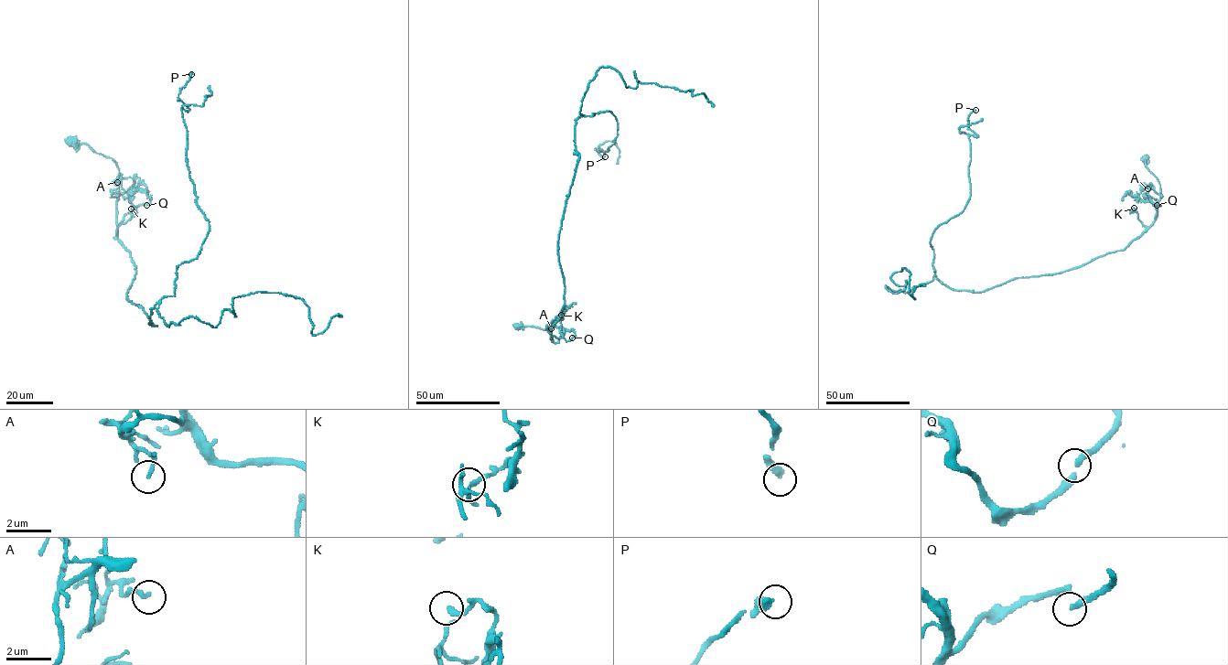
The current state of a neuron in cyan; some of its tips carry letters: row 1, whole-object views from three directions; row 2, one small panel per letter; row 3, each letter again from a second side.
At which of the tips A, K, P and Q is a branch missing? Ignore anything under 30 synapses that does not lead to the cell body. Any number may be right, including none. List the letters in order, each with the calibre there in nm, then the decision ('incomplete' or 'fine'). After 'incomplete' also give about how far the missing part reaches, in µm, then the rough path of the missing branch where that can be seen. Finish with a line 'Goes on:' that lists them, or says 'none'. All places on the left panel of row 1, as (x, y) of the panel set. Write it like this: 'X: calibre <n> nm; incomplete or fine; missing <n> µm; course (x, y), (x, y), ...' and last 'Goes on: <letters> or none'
A: calibre 160 nm; fine
K: calibre 110 nm; fine
P: calibre 360 nm; fine
Q: calibre 200 nm; fine
Goes on: none

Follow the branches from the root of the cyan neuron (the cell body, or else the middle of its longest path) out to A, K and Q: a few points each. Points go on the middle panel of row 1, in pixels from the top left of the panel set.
A: (518, 327), (532, 326), (546, 330), (553, 341), (556, 343), (564, 328), (552, 324), (549, 325), (551, 328)
K: (518, 327), (532, 326), (546, 330), (553, 341), (551, 322), (565, 315), (561, 315)
Q: (518, 327), (532, 326), (546, 330), (555, 343), (564, 329), (572, 328), (575, 335), (572, 337)

